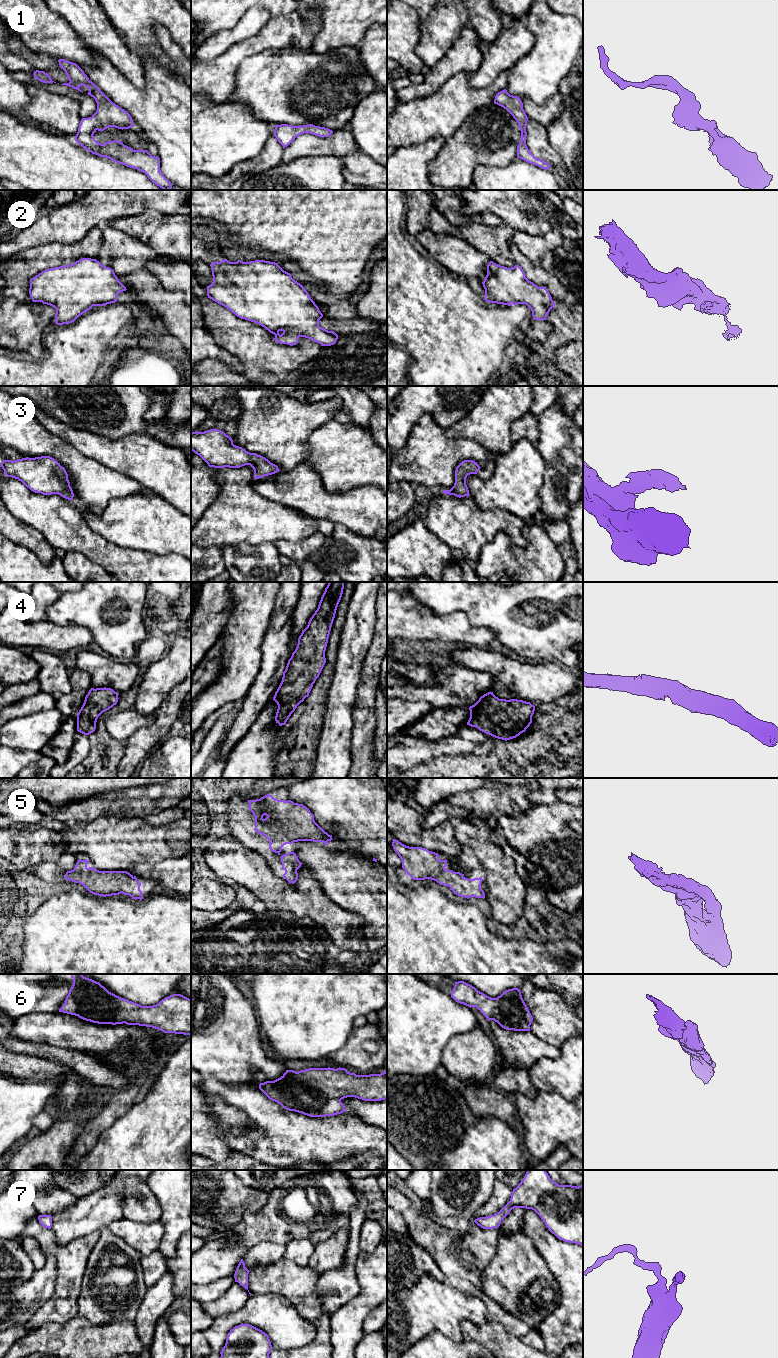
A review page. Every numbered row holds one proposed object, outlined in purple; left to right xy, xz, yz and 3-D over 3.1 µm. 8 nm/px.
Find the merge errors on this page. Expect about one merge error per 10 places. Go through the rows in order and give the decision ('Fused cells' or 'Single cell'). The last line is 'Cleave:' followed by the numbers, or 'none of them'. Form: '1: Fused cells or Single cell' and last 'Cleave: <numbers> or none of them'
1: Single cell
2: Single cell
3: Single cell
4: Single cell
5: Single cell
6: Single cell
7: Single cell
Cleave: none of them

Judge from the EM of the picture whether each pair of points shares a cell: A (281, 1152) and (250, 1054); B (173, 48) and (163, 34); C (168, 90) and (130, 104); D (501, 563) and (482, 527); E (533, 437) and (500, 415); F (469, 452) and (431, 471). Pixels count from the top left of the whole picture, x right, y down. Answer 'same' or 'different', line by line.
A: different
B: same
C: same
D: different
E: different
F: same

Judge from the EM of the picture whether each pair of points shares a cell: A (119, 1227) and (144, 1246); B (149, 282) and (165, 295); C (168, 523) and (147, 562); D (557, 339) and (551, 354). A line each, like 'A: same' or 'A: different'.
A: same
B: same
C: different
D: same

